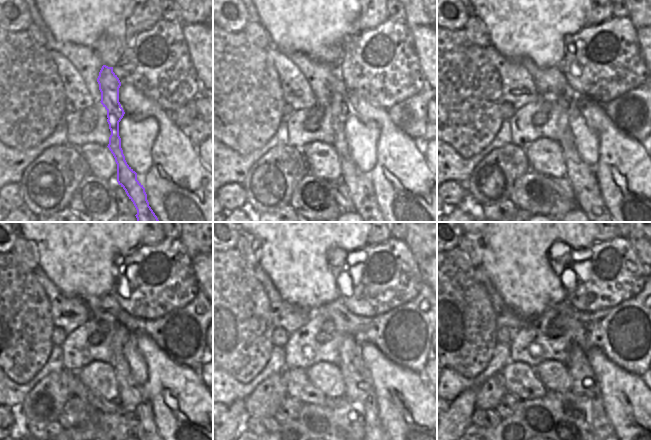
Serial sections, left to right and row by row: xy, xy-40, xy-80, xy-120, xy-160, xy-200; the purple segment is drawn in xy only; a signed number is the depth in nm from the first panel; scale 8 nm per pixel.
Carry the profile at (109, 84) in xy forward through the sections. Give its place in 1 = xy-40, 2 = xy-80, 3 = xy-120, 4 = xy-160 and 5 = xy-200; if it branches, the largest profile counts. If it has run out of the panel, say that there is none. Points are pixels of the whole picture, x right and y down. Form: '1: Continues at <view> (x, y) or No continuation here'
1: Continues at xy-40 (359, 185)
2: Continues at xy-80 (581, 176)
3: Continues at xy-120 (133, 398)
4: Continues at xy-160 (359, 388)
5: Continues at xy-200 (583, 380).

